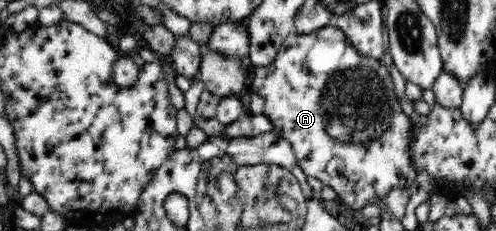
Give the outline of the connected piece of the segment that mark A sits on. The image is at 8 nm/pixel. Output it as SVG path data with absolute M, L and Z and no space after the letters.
M337 26L321 27L308 34L289 34L271 63L255 67L250 88L264 97L262 115L292 145L306 177L315 177L336 192L343 213L347 213L345 209L362 213L367 205L386 203L391 191L410 188L417 177L411 146L415 143L414 117L407 116L398 101L391 71L395 67L360 54Z

